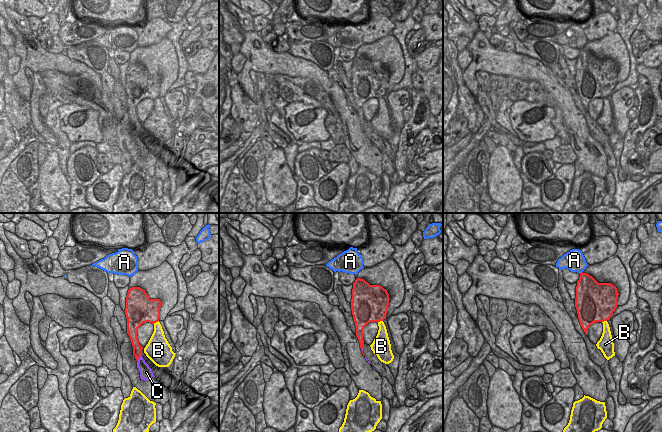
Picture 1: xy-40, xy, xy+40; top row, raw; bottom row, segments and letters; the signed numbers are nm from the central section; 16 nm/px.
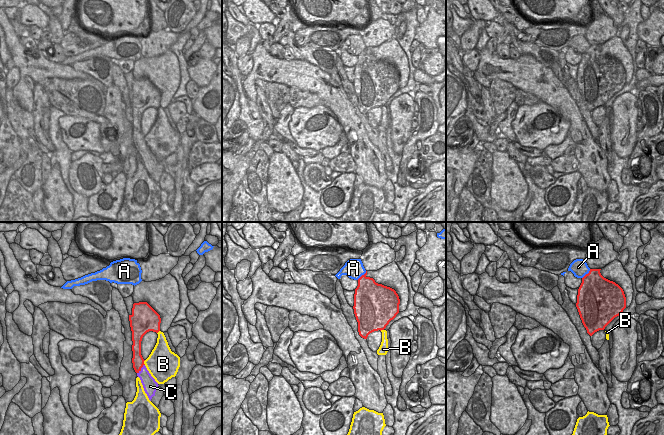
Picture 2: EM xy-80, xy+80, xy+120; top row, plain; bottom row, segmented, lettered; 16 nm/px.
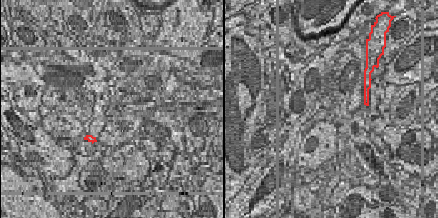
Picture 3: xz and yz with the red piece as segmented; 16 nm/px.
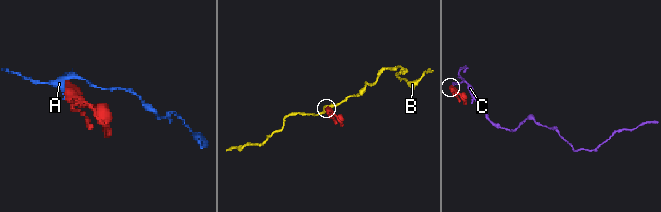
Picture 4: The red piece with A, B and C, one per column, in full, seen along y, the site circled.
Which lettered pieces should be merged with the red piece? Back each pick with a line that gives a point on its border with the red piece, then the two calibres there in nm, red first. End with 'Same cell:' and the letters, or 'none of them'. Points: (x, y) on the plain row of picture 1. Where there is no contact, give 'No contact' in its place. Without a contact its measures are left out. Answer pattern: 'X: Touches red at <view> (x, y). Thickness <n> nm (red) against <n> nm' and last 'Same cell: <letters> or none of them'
C: Touches red at xy-40 (139, 133). Thickness 160 nm (red) against 190 nm
Same cell: C.

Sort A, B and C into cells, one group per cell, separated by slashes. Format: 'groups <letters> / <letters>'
groups A / B / C

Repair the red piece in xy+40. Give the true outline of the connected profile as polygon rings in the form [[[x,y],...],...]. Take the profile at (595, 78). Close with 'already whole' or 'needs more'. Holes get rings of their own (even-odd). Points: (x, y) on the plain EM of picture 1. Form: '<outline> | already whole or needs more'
[[[579,49],[576,62],[575,83],[585,110],[595,98],[610,95],[617,84],[618,66],[611,59],[598,59],[587,49]]] | already whole

